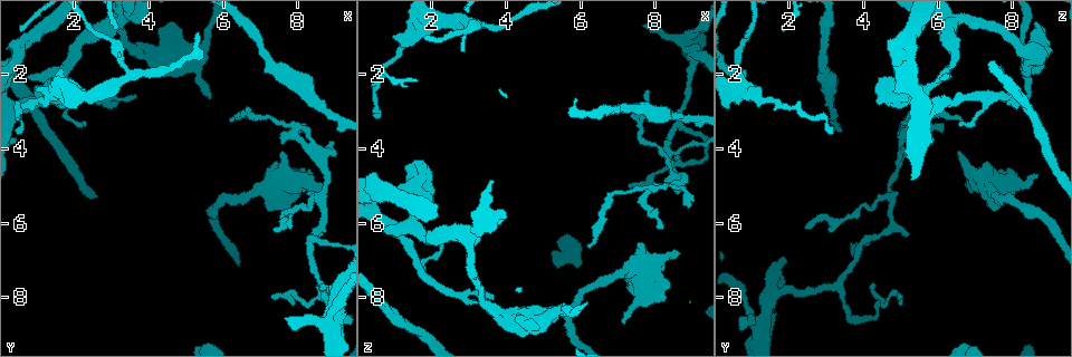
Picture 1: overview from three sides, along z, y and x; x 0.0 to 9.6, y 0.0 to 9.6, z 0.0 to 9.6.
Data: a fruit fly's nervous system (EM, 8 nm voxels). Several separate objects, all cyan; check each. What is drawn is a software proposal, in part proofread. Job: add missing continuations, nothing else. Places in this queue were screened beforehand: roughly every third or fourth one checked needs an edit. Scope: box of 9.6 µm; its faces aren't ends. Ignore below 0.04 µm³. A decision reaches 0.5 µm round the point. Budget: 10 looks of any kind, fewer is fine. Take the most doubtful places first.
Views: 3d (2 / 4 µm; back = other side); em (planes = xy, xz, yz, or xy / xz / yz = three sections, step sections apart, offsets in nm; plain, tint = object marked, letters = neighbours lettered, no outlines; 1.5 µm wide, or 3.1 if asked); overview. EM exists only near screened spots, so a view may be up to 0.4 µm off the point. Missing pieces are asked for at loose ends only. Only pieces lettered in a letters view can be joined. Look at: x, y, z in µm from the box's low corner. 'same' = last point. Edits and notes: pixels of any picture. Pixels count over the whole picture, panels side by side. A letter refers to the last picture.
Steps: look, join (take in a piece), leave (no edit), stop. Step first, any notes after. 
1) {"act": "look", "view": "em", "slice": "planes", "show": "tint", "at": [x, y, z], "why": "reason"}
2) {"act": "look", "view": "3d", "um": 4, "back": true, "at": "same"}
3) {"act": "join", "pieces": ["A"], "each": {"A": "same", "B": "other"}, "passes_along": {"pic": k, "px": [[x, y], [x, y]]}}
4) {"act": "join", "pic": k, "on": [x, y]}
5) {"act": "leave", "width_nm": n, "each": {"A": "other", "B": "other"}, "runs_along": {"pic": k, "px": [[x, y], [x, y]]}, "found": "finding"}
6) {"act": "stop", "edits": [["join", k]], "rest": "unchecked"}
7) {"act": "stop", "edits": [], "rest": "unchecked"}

{"act": "look", "view": "em", "slice": "xy", "step": 4, "show": "tint", "at": [5.65, 2.60, 8.35]}

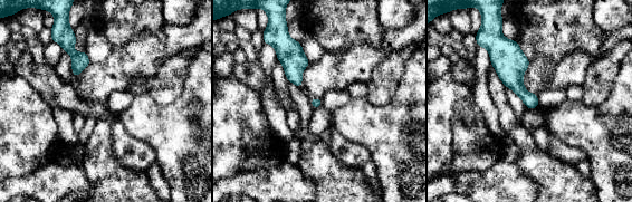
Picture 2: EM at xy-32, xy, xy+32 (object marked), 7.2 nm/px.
{"act": "look", "view": "em", "slice": "planes", "show": "letters", "at": "same", "why": "cut it another way"}

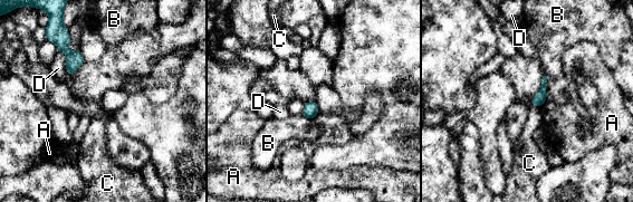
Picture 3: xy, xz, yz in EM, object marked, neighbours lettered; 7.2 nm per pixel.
{"act": "leave", "each": {"A": "other", "B": "other", "C": "other", "D": "other"}, "found": "none of them fits"}

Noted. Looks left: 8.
{"act": "look", "view": "3d", "um": 4, "at": [6.25, 3.35, 6.65], "why": "free end"}

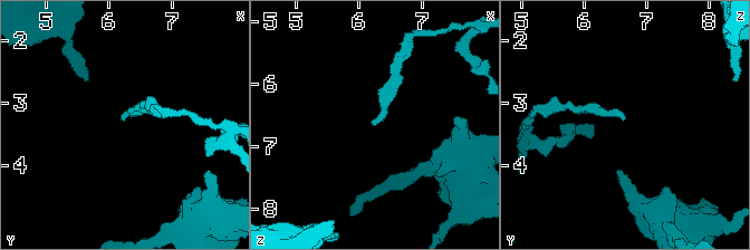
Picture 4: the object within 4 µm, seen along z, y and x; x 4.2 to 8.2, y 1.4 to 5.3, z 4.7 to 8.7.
{"act": "look", "view": "em", "slice": "planes", "show": "letters", "at": [6.20, 3.30, 6.65], "why": "need the tissue"}

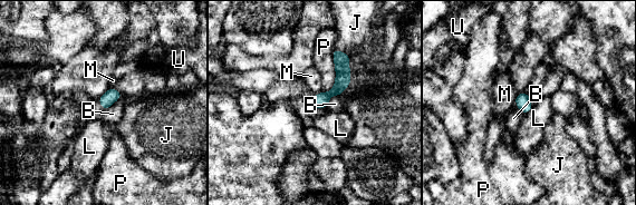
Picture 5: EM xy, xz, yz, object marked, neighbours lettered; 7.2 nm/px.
{"act": "leave", "width_nm": 100, "each": {"B": "other", "J": "other", "L": "other", "M": "other", "P": "other", "U": "other"}, "found": "no lettered piece goes on from it"}

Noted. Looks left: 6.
{"act": "look", "view": "em", "slice": "xy", "step": 8, "show": "letters", "at": [7.75, 8.55, 0.70], "why": "an open end"}

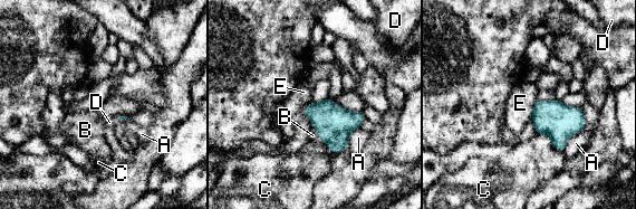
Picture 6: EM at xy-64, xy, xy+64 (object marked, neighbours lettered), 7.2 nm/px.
{"act": "join", "pieces": ["B"], "width_nm": 200, "each": {"A": "other", "B": "same", "C": "other", "D": "other", "E": "other"}, "passes_along": {"pic": 6, "px": [[333, 123], [317, 131], [312, 135]]}, "found": "the cell continues"}

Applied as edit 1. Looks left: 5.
{"act": "look", "view": "overview"}

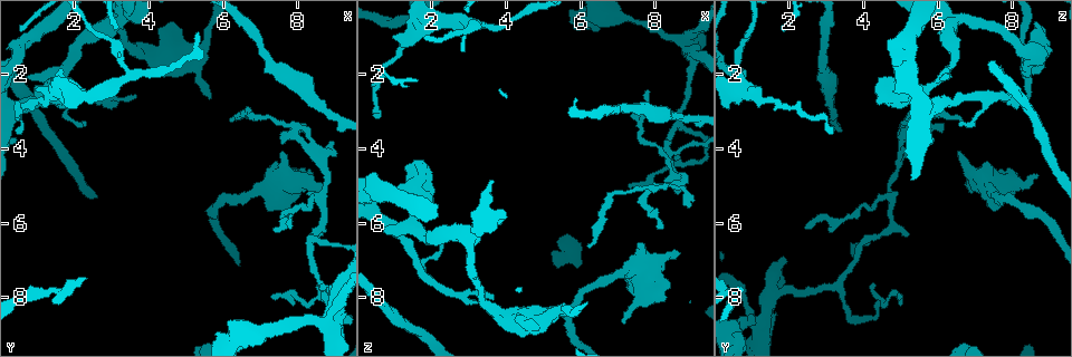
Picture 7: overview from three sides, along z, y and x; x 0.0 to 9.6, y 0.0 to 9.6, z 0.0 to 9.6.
{"act": "look", "view": "em", "slice": "xy", "step": 4, "show": "tint", "at": [7.15, 4.70, 8.75]}

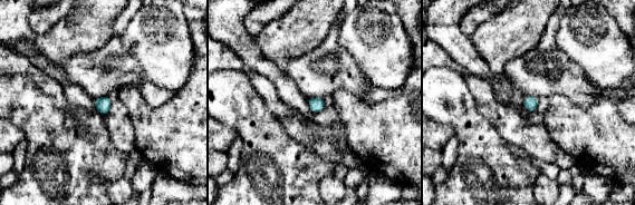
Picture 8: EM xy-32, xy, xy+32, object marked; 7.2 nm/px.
{"act": "look", "view": "em", "slice": "planes", "show": "letters", "at": "same", "why": "cut it another way"}

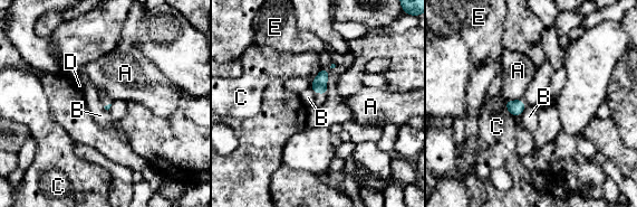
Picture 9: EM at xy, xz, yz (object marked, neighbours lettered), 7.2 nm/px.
{"act": "leave", "each": {"A": "other", "B": "other", "C": "other", "D": "other", "E": "other"}, "border": {"pic": 9, "px": [[525, 105], [520, 114]]}, "found": "no lettered piece goes on from it"}

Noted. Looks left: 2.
{"act": "stop", "edits": [["join", 6]], "rest": "unchecked"}

